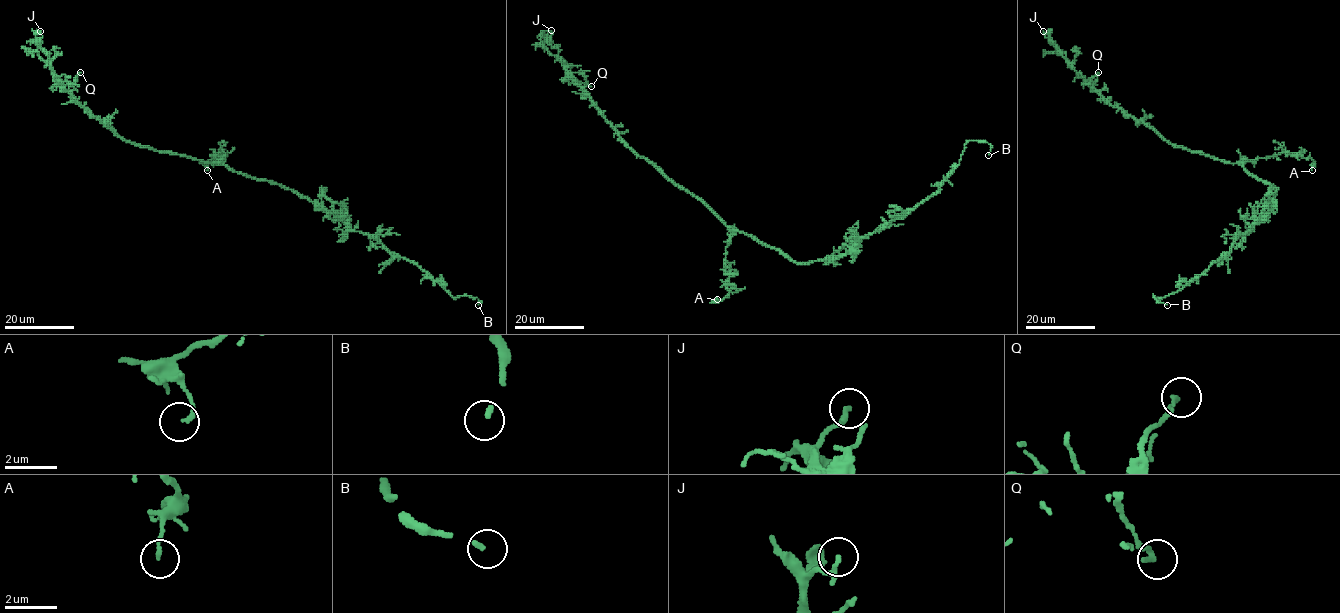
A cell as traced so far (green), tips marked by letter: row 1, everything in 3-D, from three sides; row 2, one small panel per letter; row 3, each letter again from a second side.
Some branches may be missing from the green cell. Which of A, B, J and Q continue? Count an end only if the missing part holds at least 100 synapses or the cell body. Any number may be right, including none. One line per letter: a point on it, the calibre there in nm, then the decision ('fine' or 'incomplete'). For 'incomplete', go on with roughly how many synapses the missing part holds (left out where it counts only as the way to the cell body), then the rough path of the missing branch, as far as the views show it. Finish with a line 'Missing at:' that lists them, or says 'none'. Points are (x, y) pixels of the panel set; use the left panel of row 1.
A: at (207, 170); 130 nm thick; fine
B: at (478, 305); 150 nm thick; incomplete; missing branch runs (478, 305), (477, 309), (480, 310), (499, 302)
J: at (40, 31); 160 nm thick; fine
Q: at (80, 72); 200 nm thick; fine
Missing at: B

